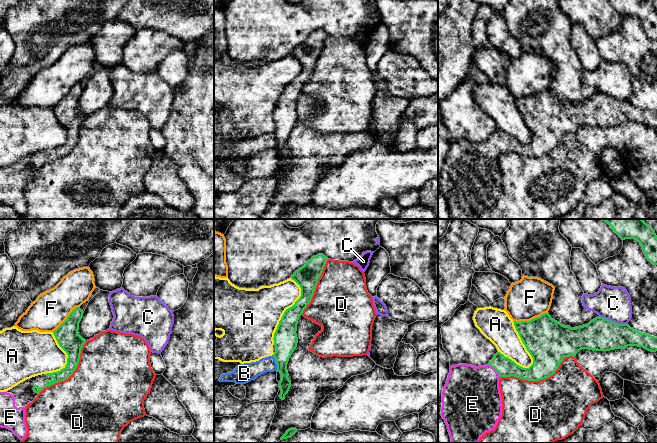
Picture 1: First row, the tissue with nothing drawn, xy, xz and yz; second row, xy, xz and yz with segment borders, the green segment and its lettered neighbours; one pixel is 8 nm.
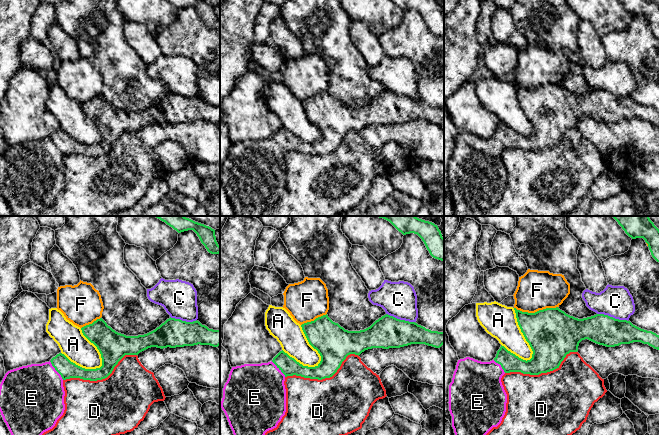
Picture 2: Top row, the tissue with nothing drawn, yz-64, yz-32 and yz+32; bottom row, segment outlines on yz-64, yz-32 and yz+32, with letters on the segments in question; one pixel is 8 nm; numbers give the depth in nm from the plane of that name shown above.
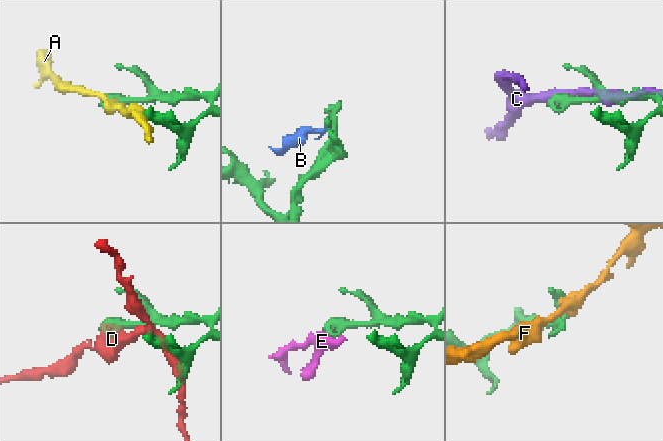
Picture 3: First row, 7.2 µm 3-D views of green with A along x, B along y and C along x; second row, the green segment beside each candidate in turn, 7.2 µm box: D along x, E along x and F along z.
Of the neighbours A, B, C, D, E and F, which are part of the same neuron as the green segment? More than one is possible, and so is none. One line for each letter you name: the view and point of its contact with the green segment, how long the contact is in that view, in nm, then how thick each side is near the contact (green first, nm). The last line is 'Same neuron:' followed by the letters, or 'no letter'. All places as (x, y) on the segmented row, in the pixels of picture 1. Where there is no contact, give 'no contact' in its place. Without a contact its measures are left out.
E: yz (494, 368) | 150 nm | 160/400 nm
Same neuron: E

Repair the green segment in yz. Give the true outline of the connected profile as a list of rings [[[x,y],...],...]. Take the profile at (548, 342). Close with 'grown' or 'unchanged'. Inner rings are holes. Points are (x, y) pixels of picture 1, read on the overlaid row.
[[[544,313],[530,321],[514,322],[527,351],[533,358],[529,368],[523,368],[497,352],[485,366],[458,364],[450,366],[442,391],[441,416],[445,420],[451,443],[479,443],[480,438],[495,429],[502,415],[502,396],[499,388],[501,377],[514,376],[528,381],[539,381],[550,377],[565,357],[573,356],[582,349],[610,351],[628,346],[638,346],[656,352],[657,337],[634,330],[628,324],[618,324],[603,317],[596,317],[588,324],[571,328],[553,320]]] | grown

